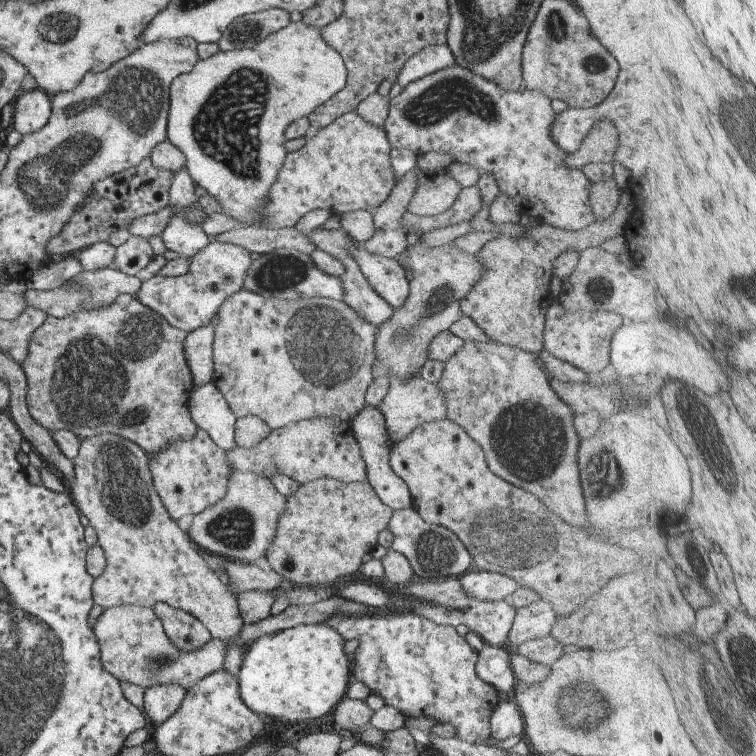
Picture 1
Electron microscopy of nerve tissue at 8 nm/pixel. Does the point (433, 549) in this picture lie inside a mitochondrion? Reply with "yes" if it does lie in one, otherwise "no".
yes

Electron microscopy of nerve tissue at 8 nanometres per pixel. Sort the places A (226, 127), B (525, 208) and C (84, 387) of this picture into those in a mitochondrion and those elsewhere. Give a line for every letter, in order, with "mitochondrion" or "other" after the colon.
A: mitochondrion
B: other
C: mitochondrion

